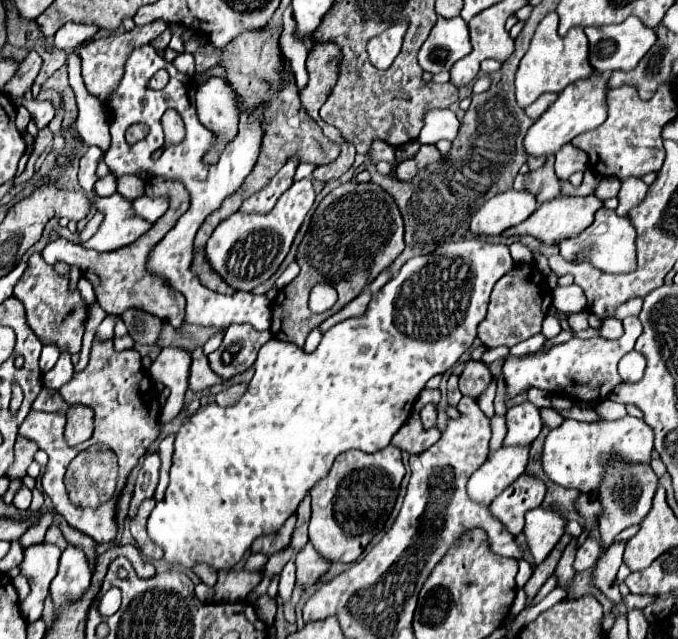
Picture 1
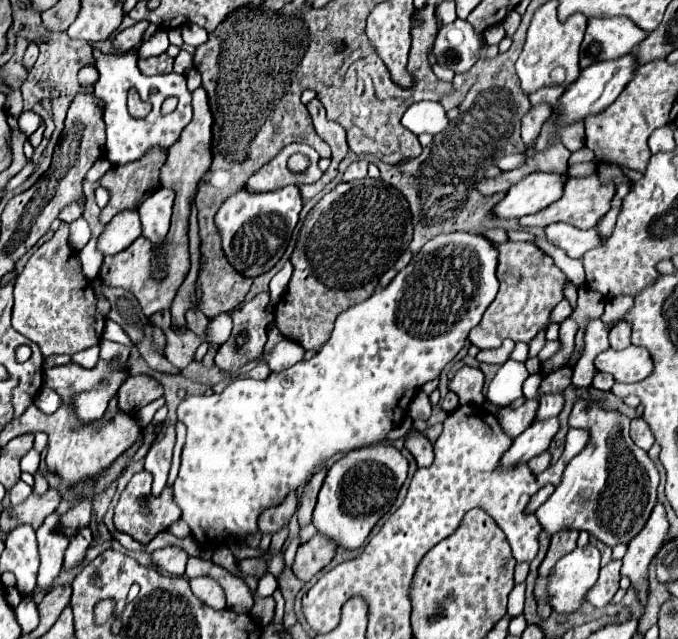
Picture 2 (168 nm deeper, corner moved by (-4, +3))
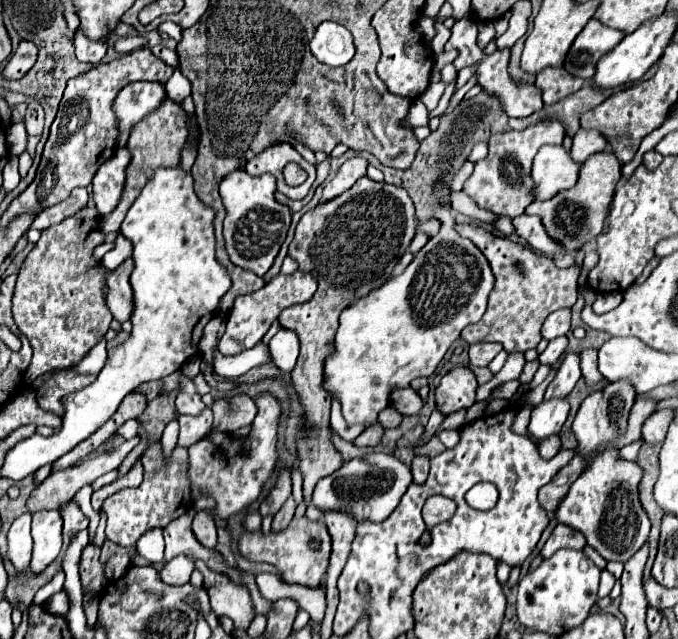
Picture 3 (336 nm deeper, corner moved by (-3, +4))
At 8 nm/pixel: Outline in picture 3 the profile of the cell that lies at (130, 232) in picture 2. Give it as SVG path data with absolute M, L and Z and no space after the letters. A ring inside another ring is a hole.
M119 234L117 240L115 240L115 250L107 252L103 256L103 264L109 268L109 270L115 270L119 264L123 264L127 258L131 258L131 244L125 242L125 238Z

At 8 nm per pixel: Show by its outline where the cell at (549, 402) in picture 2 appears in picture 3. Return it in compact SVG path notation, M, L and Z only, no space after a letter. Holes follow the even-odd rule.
M565 352L563 360L557 368L555 380L551 382L551 386L547 386L545 398L565 398L573 390L573 386L581 378L579 362L581 362L581 358L577 352Z

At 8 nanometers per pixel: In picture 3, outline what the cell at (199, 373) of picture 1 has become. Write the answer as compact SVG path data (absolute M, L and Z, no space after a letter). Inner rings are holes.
M127 260L123 262L123 266L113 270L107 278L109 290L105 296L105 304L111 310L113 318L119 322L129 320L131 316L131 284L129 284L131 270L133 270L133 262Z

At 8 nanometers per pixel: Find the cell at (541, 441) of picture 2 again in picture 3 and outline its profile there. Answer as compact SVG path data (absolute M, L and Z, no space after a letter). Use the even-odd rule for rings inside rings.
M551 398L537 404L531 412L529 434L537 440L543 440L551 434L557 434L565 424L569 414L569 402L565 398Z

